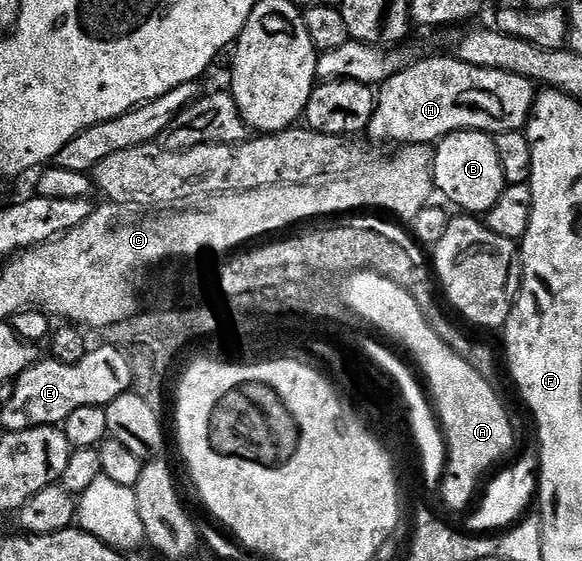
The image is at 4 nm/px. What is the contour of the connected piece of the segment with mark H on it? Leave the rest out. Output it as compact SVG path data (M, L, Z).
M430 56L427 60L418 60L415 64L407 63L401 72L397 72L392 78L380 85L376 95L378 97L378 105L374 107L374 117L370 122L368 136L374 140L379 140L382 144L394 143L394 146L405 146L407 144L428 144L433 145L439 140L443 140L446 136L450 136L454 132L485 132L487 134L497 134L499 132L520 132L530 123L530 112L534 108L534 98L536 95L536 85L528 78L520 78L520 74L508 74L504 70L488 70L480 66L472 66L465 64L462 60L450 56Z

